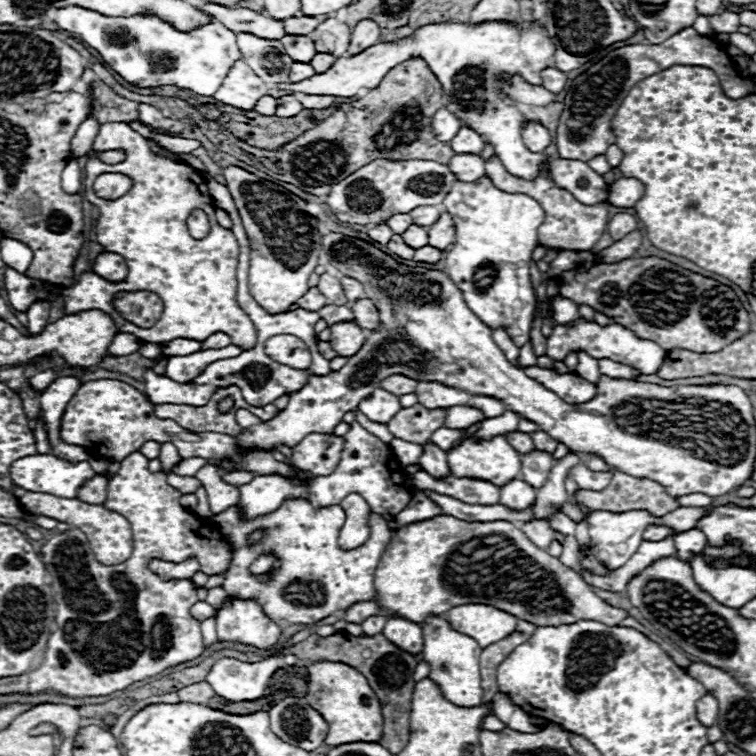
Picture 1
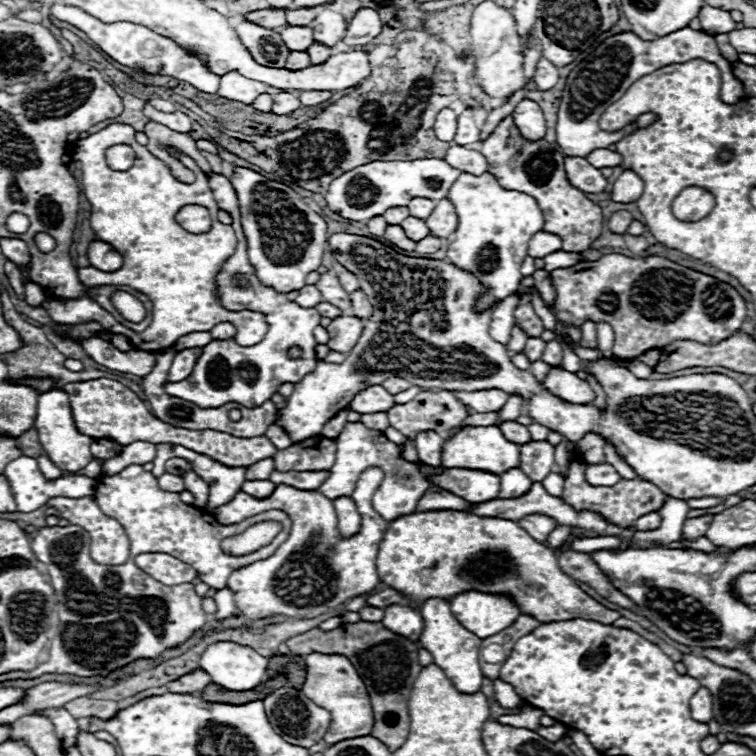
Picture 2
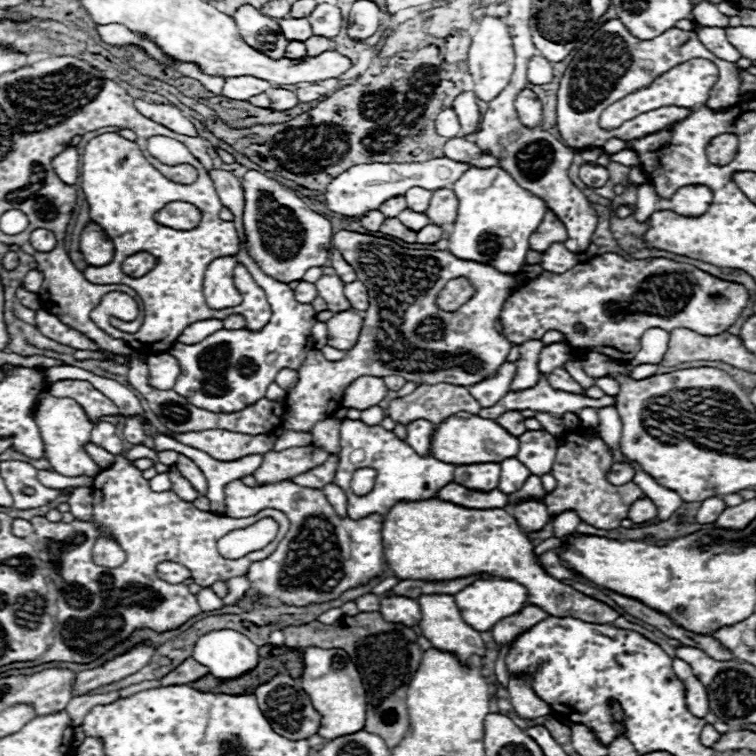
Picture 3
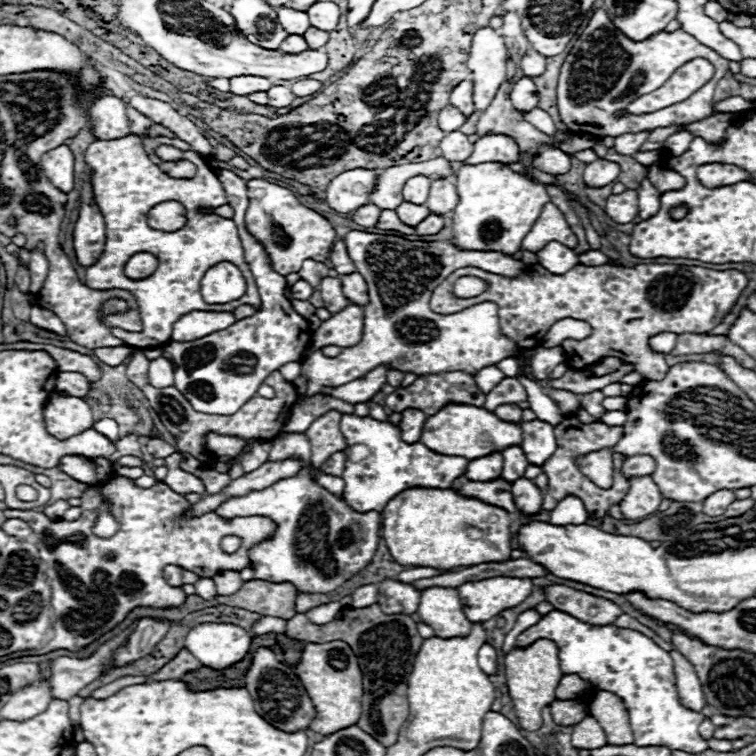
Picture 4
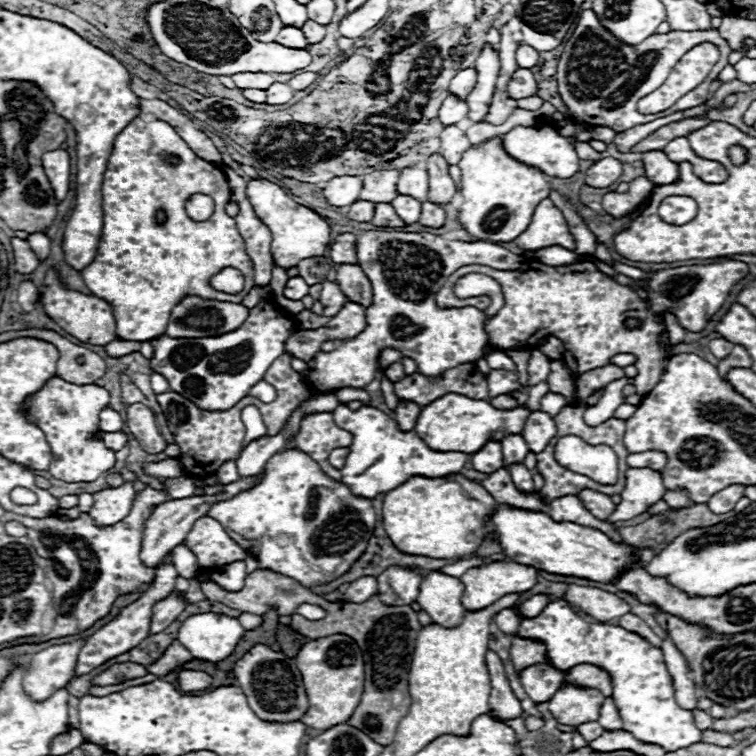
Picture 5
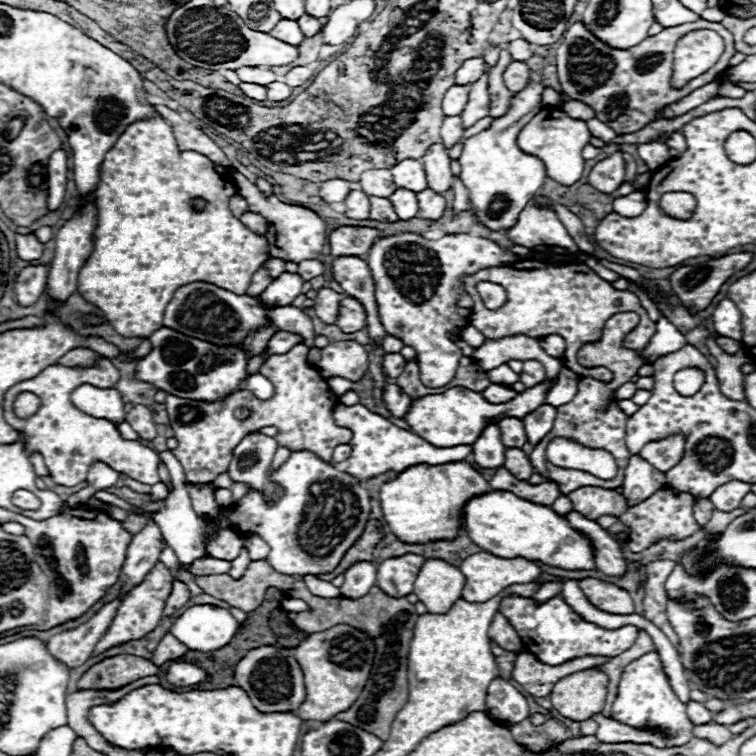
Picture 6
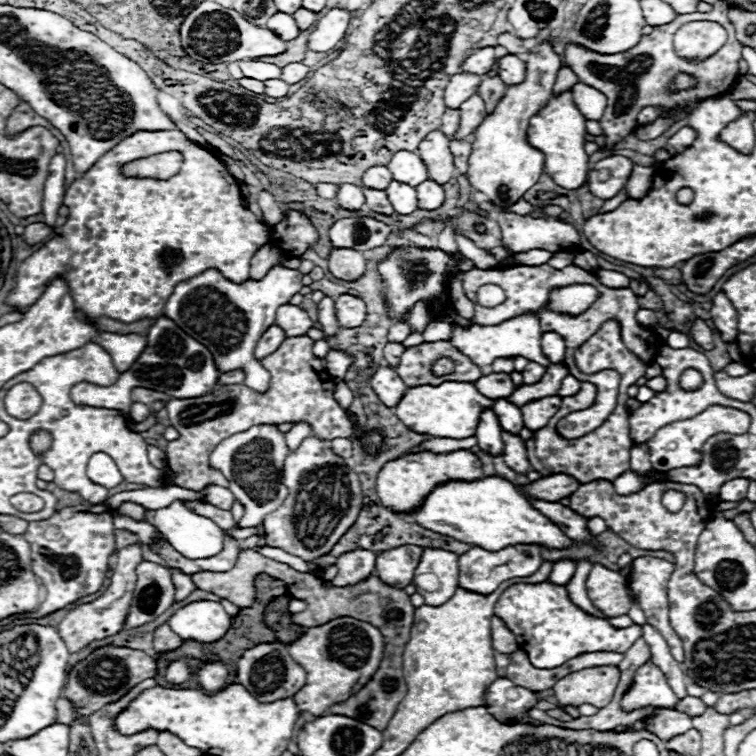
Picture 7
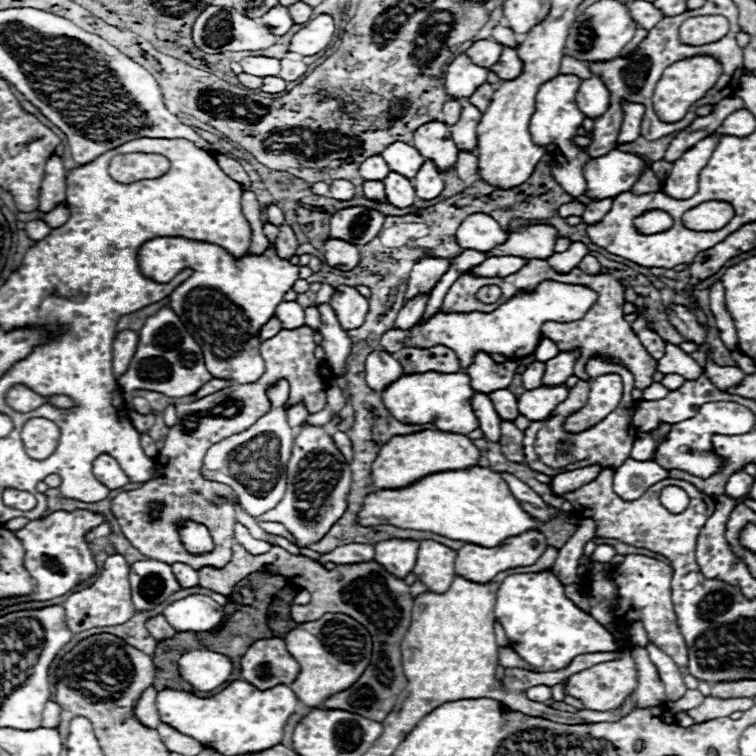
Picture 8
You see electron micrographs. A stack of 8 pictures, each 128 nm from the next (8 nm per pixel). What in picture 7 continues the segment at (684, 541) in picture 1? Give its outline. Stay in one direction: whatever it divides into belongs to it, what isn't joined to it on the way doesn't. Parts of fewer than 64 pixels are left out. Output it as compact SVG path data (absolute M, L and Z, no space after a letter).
M738 478L738 480L728 480L726 484L722 484L718 498L722 502L738 502L744 500L748 492L748 480L746 478Z

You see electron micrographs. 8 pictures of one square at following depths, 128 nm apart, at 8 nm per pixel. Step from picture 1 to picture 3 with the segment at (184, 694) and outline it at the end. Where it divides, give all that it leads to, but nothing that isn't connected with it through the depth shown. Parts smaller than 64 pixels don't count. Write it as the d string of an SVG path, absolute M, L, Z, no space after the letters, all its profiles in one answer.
M188 658L186 662L182 662L174 672L170 672L168 676L164 676L160 682L162 686L176 686L176 684L192 684L196 680L200 680L202 676L210 674L206 666L198 664L194 658Z

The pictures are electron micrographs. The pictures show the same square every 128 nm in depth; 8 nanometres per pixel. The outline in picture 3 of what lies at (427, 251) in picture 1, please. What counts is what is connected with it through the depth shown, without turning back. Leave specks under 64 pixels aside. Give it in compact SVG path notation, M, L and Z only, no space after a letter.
M428 224L426 228L422 228L418 232L418 244L436 244L440 240L440 236L442 236L442 228Z

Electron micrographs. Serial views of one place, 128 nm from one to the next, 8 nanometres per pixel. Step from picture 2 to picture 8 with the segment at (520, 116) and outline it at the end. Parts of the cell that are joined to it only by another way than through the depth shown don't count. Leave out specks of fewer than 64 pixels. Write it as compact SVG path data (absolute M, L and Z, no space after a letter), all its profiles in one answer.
M504 48L502 54L500 54L500 60L490 70L496 72L500 80L514 80L514 78L518 78L522 74L522 68L524 68L524 64L518 58L516 50Z

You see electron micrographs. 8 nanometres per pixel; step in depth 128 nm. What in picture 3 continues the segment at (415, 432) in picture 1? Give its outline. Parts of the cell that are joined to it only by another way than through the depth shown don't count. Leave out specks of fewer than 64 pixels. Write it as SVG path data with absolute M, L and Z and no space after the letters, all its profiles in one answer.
M418 384L412 394L392 400L388 408L388 416L404 426L414 420L428 420L438 426L458 412L478 414L480 404L470 396L468 388L452 384Z

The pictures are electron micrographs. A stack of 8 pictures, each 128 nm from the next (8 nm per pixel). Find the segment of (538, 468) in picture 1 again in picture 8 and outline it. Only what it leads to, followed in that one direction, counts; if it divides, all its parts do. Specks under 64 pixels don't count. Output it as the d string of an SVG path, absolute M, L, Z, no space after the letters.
M542 386L542 388L534 388L534 392L524 392L518 398L518 410L522 416L526 416L530 422L532 420L546 420L546 416L550 416L550 412L554 412L554 408L564 402L568 396L568 388L562 386Z

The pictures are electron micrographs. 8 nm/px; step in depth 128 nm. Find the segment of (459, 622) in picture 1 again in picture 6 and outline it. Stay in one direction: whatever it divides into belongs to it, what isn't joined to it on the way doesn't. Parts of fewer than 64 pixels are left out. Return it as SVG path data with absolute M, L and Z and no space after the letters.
M478 552L462 564L466 588L462 598L468 602L486 602L510 584L530 584L540 576L540 568L526 558L498 558L488 552Z

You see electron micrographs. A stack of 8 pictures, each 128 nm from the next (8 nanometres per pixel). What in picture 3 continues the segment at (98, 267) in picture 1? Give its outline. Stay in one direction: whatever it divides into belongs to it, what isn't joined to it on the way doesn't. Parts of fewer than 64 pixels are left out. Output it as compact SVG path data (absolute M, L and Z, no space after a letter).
M90 222L80 236L80 250L90 266L106 266L114 258L114 248L104 230Z

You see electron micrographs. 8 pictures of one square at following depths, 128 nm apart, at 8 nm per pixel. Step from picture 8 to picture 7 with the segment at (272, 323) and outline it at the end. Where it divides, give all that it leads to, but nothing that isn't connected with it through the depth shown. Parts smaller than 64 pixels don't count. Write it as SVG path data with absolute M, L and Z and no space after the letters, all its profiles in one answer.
M276 324L270 326L270 328L262 334L262 338L258 340L258 346L256 346L256 350L254 350L254 358L256 358L256 360L262 360L262 358L266 358L270 352L276 352L276 348L280 348L282 340L286 340L284 330L282 330L280 326L276 326Z

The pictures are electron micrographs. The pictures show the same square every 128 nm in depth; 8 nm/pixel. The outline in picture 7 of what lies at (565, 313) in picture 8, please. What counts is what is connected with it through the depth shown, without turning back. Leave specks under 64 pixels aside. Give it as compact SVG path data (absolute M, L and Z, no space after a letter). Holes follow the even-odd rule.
M574 284L574 286L566 286L566 288L560 288L560 290L554 290L550 294L550 308L552 310L558 310L558 312L580 314L596 298L598 298L598 292L596 292L594 286ZM524 314L524 316L518 316L518 318L510 318L510 320L506 320L506 322L498 324L498 326L478 326L478 324L472 324L472 328L468 328L468 330L464 330L460 326L454 326L450 342L462 354L470 356L470 360L474 360L474 364L478 364L480 368L488 368L492 364L492 360L502 358L502 356L506 356L506 358L522 356L522 358L528 358L532 362L546 364L546 368L548 368L550 360L542 354L540 340L542 340L542 332L540 332L538 318L532 316L532 314Z

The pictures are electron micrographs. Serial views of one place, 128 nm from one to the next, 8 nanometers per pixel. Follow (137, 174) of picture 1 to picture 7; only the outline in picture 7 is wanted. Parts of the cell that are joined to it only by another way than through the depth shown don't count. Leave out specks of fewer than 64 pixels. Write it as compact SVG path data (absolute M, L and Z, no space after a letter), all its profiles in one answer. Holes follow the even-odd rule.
M142 130L118 142L82 178L70 184L64 196L64 206L68 206L70 214L66 224L62 226L62 234L46 242L18 266L16 288L8 294L8 302L20 310L30 308L54 276L60 276L74 268L74 304L88 318L105 316L124 323L144 318L156 320L162 316L164 304L172 294L174 286L182 280L202 274L208 268L218 268L218 272L234 280L234 284L246 282L250 278L250 260L254 252L270 240L268 226L258 222L256 216L242 206L242 192L238 180L230 172L226 172L224 164L212 152L188 142L180 130ZM168 150L180 150L184 154L182 170L168 180L126 178L120 172L122 166L132 160L148 158ZM164 252L182 254L182 260L166 268L166 264L162 262Z

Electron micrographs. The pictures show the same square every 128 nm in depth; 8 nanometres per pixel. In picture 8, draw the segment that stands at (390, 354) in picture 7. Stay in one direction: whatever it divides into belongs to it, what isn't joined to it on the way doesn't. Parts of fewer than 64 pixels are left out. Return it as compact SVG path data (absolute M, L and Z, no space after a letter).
M392 328L392 330L388 330L388 332L382 336L382 348L384 348L386 352L394 354L394 352L398 352L398 350L404 348L404 344L406 344L406 336L408 336L408 332Z

